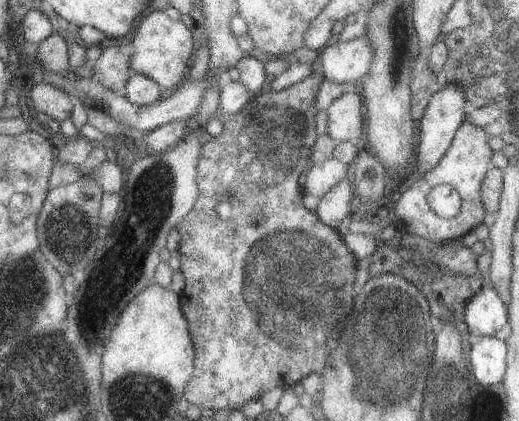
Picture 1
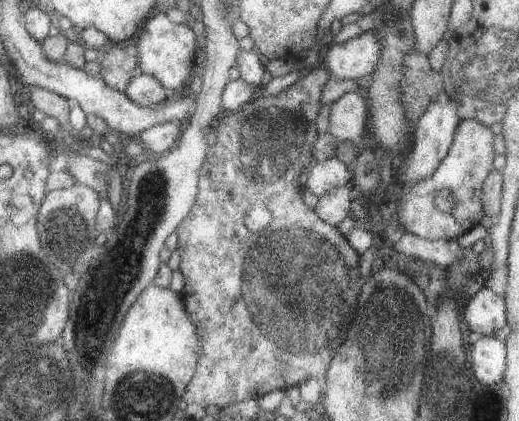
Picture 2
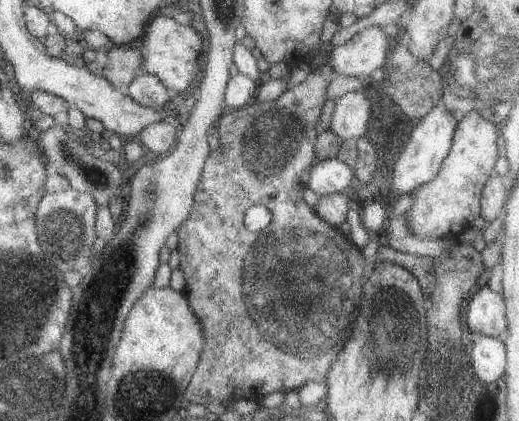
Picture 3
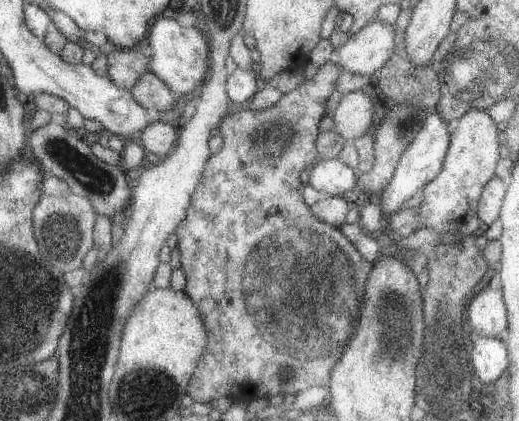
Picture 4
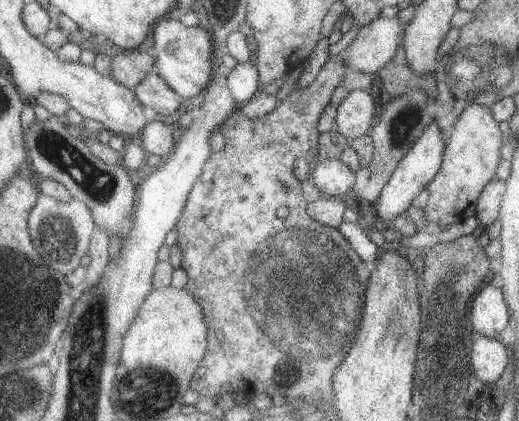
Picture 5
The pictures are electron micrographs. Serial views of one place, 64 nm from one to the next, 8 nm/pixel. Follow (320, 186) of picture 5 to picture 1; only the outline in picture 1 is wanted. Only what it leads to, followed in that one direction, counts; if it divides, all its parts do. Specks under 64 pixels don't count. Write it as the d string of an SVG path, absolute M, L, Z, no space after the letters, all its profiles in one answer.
M331 156L329 160L323 160L321 164L311 164L303 174L305 174L305 180L301 190L321 200L335 184L349 178L349 166L345 166L343 162Z

